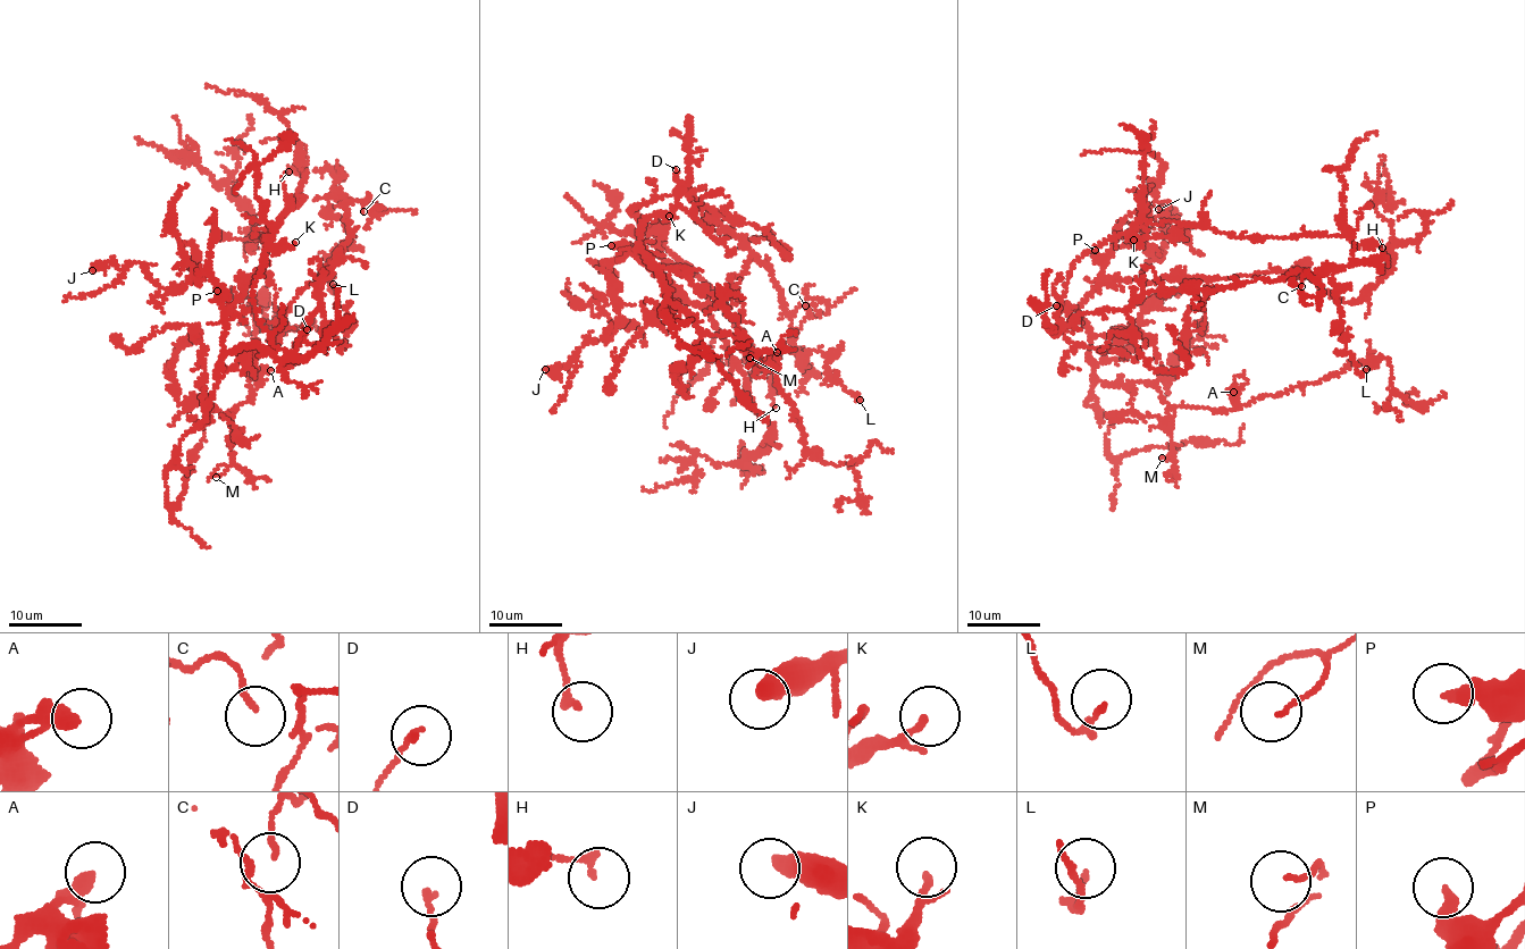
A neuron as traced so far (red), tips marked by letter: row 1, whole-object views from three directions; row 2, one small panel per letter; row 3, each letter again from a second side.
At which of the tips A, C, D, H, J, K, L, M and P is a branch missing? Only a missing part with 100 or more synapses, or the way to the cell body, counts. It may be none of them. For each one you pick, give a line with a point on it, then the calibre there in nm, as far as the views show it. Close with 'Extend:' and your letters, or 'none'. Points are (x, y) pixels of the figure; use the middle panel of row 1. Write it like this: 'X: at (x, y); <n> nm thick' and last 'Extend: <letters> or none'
Extend: none

